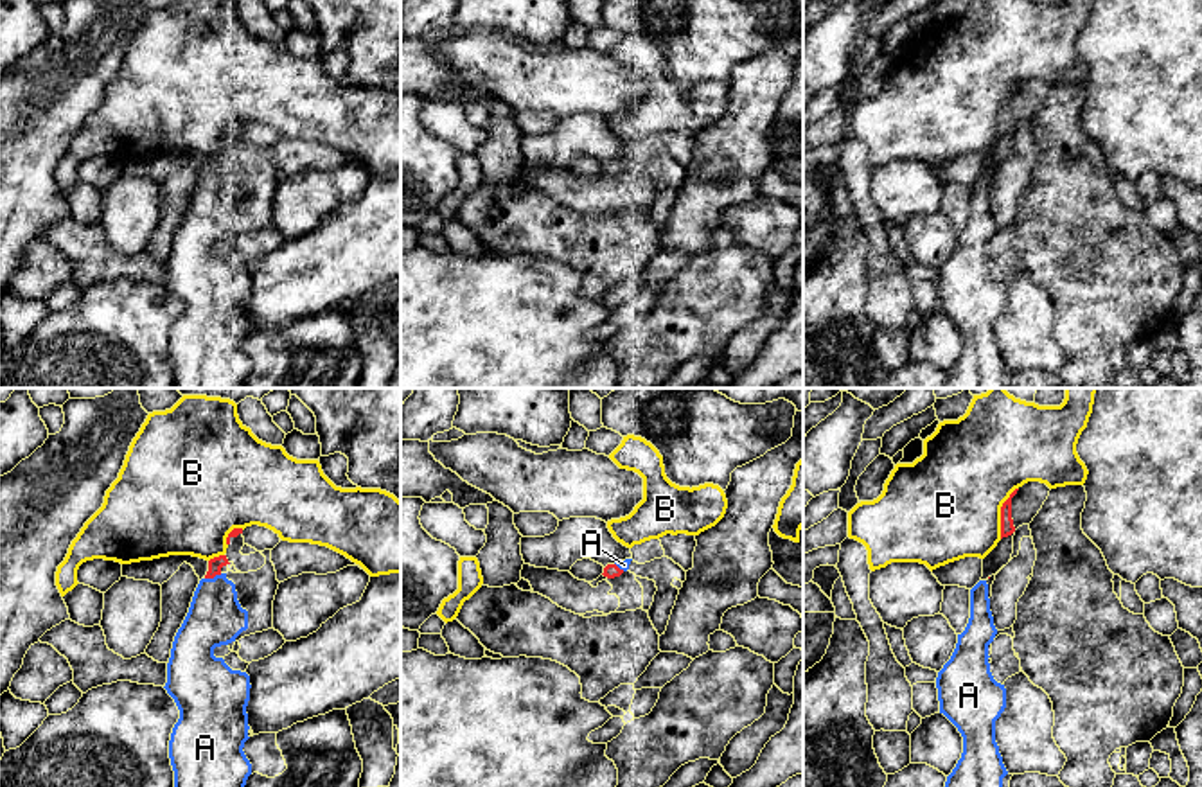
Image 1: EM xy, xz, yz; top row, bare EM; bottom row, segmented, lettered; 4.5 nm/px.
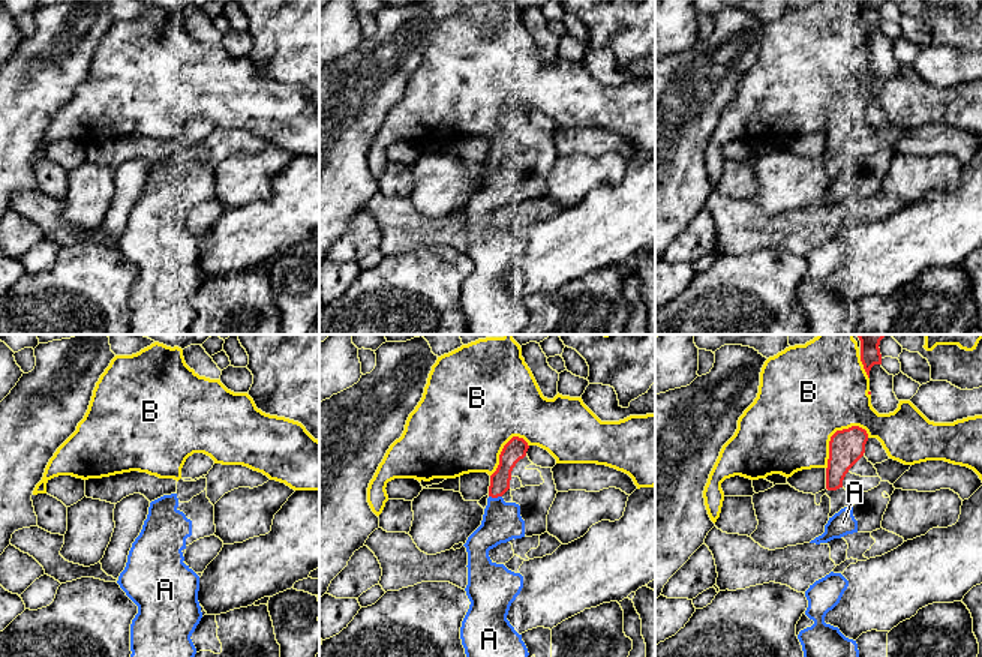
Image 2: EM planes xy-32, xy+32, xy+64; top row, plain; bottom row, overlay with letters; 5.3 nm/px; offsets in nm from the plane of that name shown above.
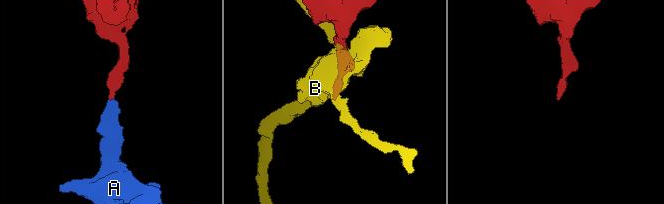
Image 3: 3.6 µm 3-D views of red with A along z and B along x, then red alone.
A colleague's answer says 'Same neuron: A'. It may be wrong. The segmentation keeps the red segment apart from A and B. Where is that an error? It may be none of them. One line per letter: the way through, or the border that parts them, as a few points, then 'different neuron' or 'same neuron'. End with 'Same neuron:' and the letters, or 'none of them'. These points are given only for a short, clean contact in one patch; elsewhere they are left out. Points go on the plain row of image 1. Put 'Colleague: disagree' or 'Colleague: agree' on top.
Colleague: agree
A: same neuron
B: different neuron
Same neuron: A

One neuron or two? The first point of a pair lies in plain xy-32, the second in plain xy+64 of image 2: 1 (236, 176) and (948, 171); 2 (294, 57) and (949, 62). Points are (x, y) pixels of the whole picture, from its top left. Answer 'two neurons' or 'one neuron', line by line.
1: one neuron
2: two neurons

